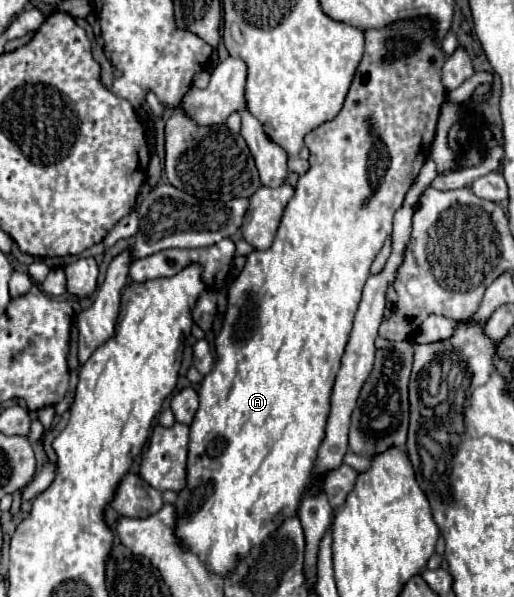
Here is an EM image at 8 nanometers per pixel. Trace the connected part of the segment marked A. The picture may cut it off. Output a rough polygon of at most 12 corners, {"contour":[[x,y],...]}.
{"contour":[[434,25],[364,33],[230,285],[176,533],[298,513],[370,265],[430,155]]}

